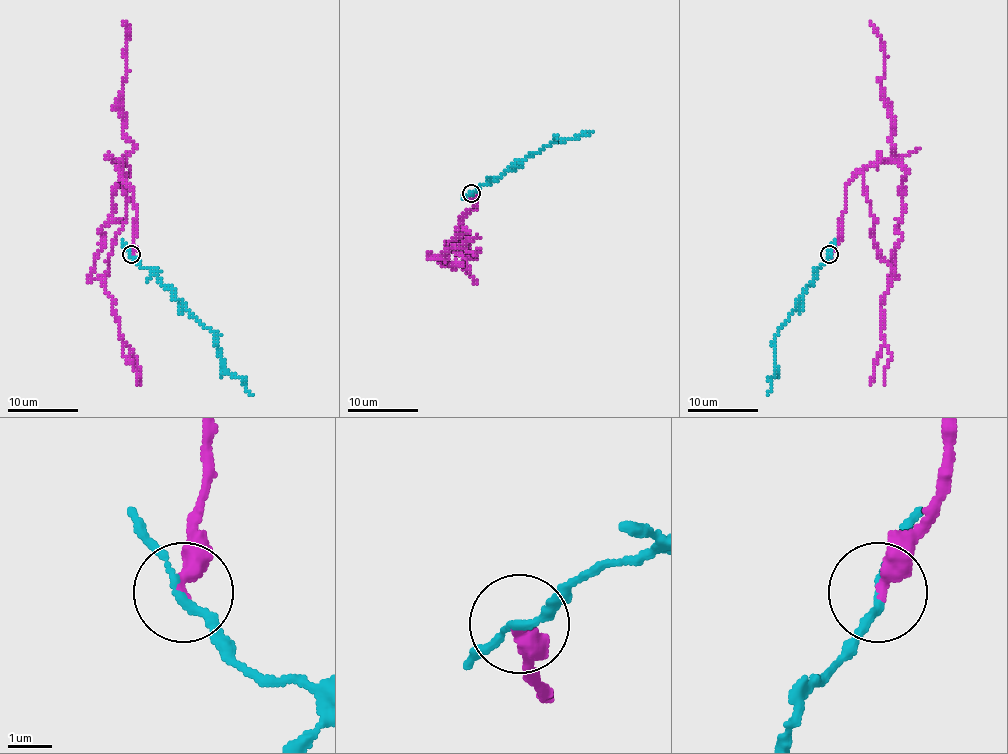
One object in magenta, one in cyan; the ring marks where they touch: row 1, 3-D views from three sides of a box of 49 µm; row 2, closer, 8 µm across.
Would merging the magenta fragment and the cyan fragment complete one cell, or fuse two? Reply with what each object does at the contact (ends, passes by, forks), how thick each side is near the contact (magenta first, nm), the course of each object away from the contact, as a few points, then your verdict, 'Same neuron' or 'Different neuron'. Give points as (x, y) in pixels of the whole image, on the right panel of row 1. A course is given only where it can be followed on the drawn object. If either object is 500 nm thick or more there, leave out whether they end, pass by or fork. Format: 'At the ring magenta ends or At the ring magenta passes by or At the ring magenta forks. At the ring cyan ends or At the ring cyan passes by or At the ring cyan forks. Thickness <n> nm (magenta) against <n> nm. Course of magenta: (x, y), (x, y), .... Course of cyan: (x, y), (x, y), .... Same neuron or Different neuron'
At the ring magenta ends. At the ring cyan passes by. Thickness 400 nm (magenta) against 160 nm. Course of magenta: (829, 255), (839, 237), (846, 184), (860, 172), (873, 241), (892, 267), (881, 297), (883, 343), (869, 385). Course of cyan: (829, 255), (774, 341), (774, 376), (769, 394). Different neuron

